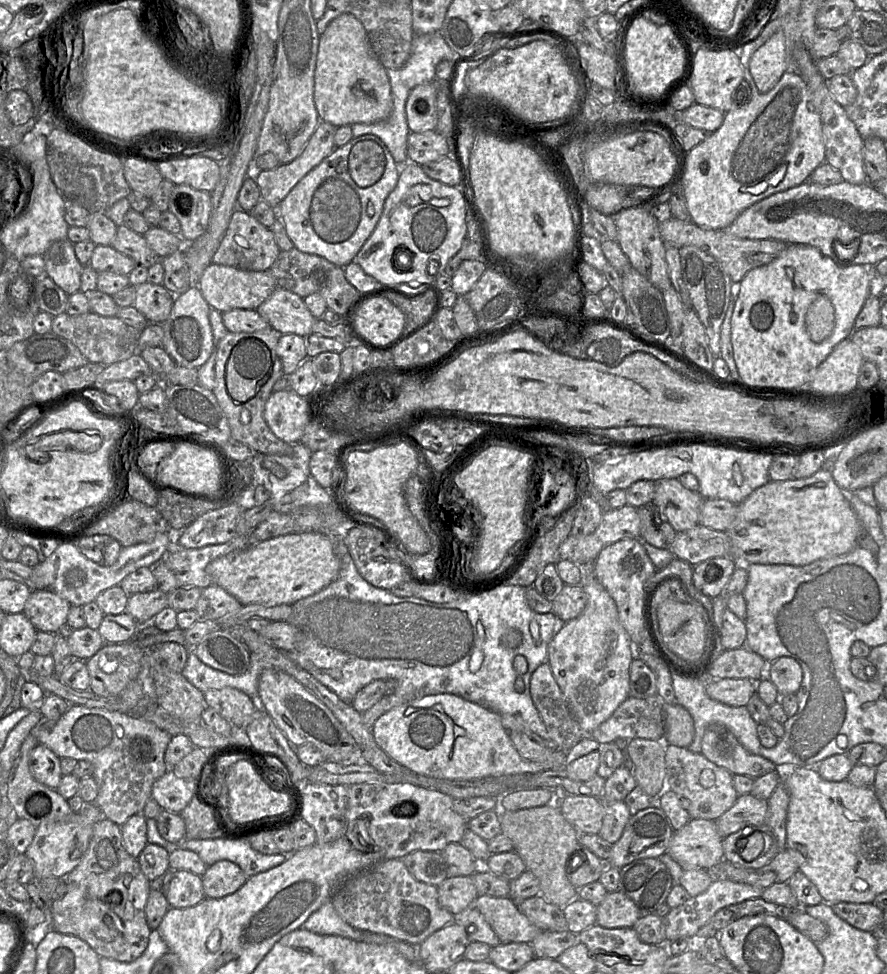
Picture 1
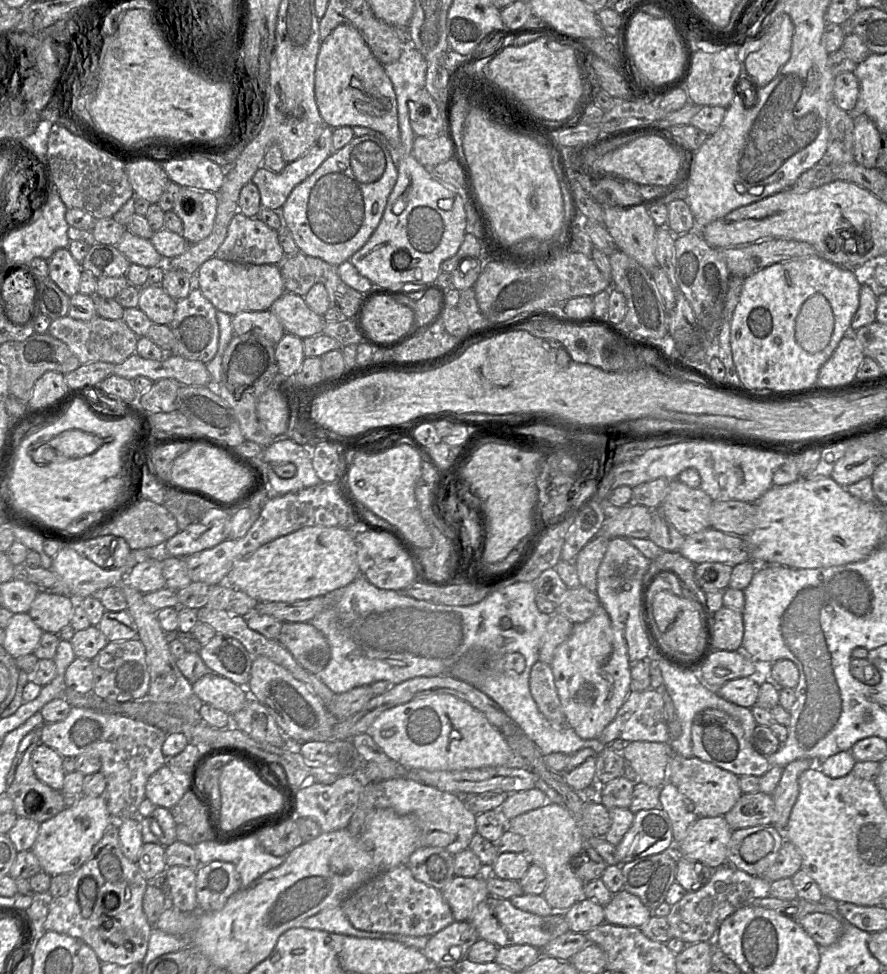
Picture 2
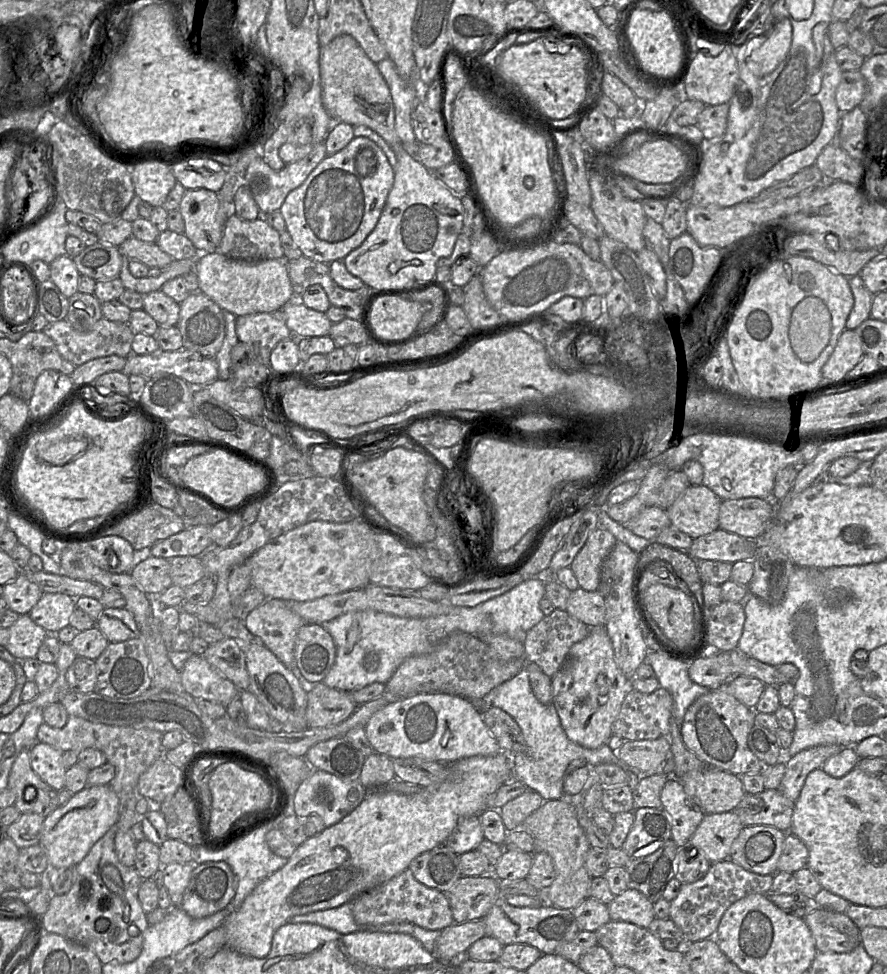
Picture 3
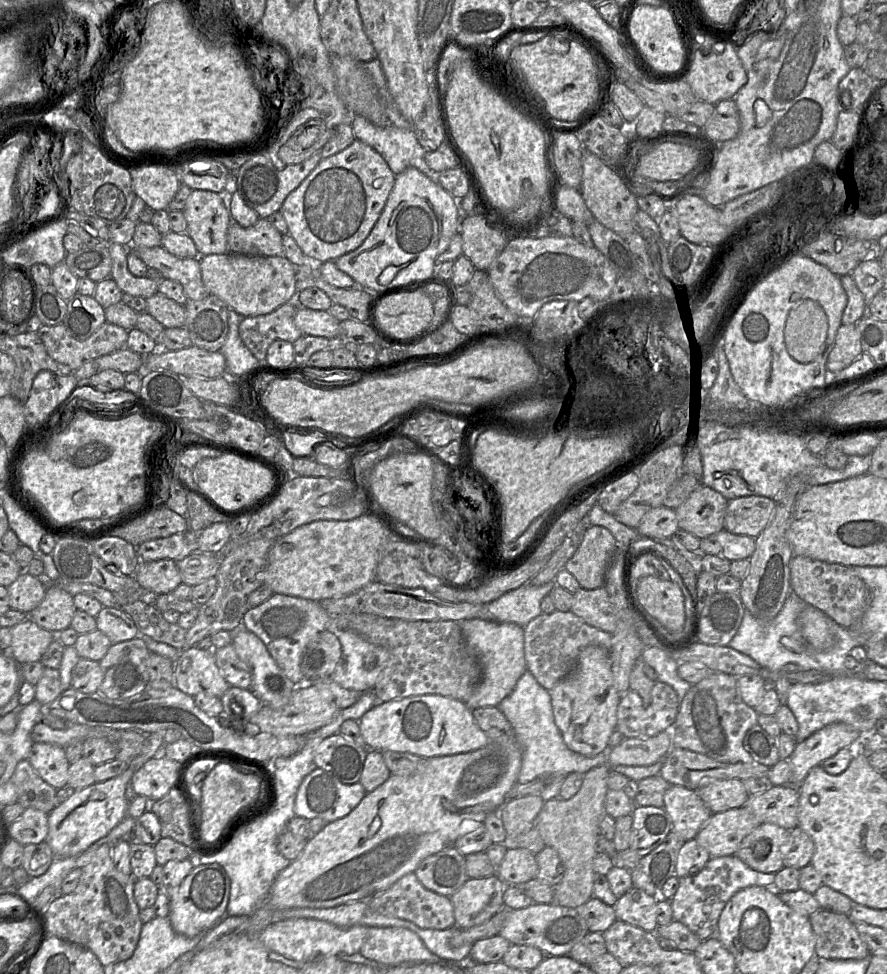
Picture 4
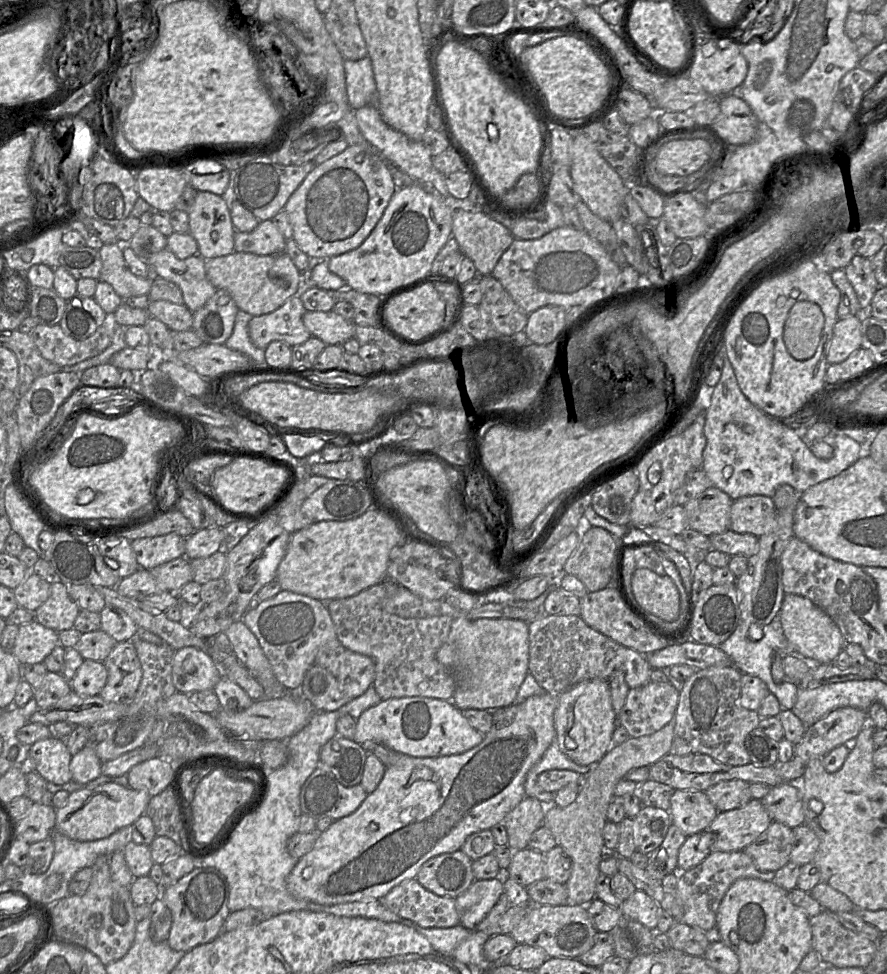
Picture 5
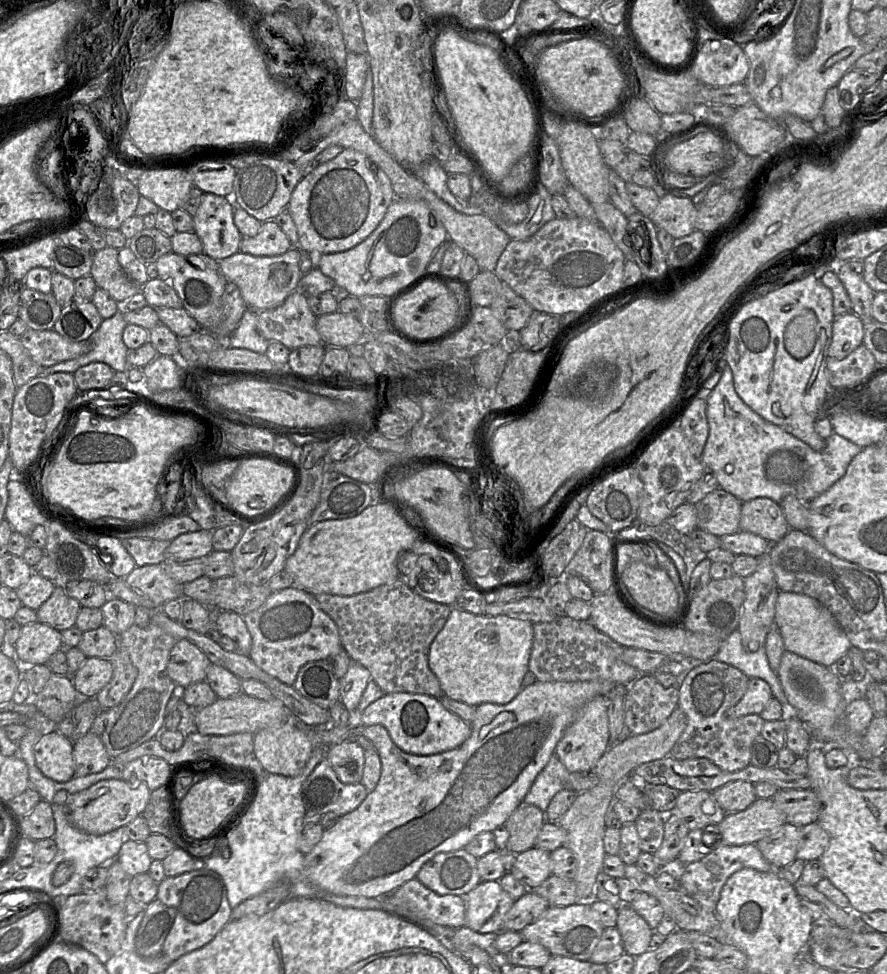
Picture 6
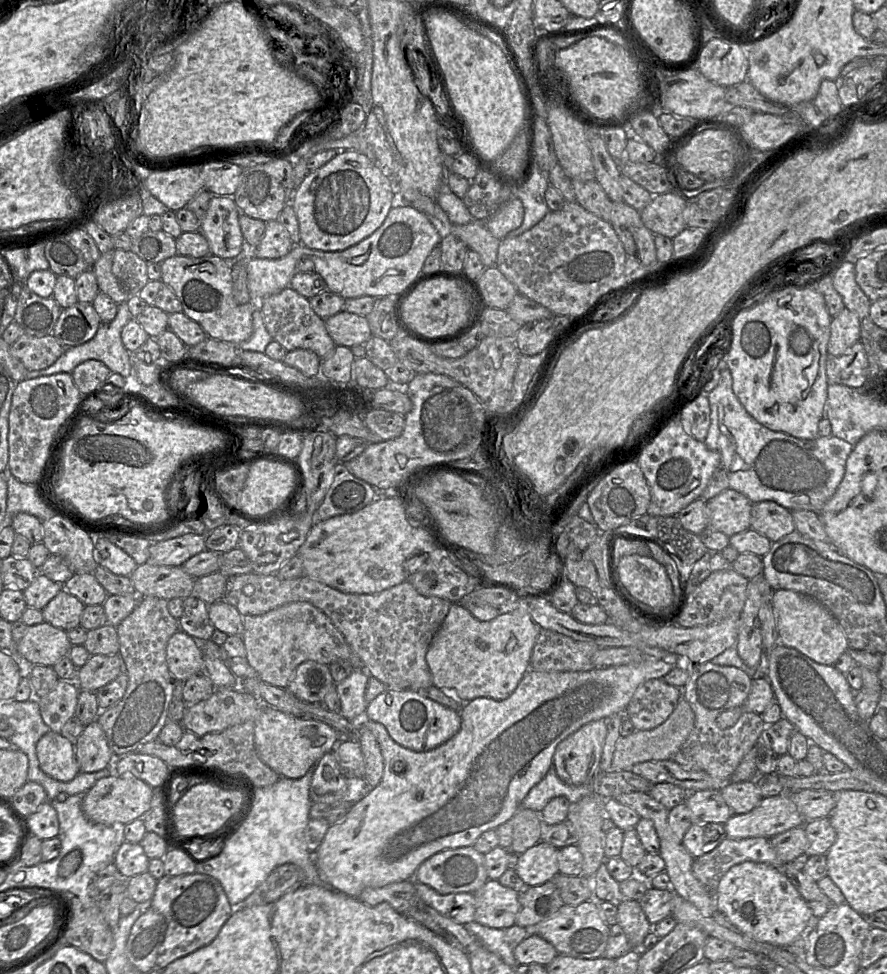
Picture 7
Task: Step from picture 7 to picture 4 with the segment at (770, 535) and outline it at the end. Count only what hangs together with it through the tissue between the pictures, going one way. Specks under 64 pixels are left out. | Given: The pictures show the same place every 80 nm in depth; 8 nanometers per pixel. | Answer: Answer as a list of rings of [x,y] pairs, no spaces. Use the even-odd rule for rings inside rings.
[[[757,495],[729,500],[724,529],[730,533],[757,538],[771,520],[775,505],[772,498]]]

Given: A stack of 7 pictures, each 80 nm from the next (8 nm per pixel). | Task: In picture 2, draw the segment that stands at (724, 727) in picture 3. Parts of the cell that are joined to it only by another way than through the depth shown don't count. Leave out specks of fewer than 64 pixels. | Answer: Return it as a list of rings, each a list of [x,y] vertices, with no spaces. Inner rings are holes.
[[[708,708],[698,713],[691,727],[693,756],[732,772],[737,776],[763,776],[771,767],[765,756],[760,754],[746,739],[739,722],[724,711]]]

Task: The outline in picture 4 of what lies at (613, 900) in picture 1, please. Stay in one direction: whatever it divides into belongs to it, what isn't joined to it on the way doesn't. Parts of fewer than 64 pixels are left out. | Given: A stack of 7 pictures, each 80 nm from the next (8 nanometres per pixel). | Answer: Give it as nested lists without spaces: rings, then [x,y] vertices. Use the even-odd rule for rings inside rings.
[[[633,886],[612,907],[618,920],[647,932],[655,932],[658,927],[657,902],[657,897]]]

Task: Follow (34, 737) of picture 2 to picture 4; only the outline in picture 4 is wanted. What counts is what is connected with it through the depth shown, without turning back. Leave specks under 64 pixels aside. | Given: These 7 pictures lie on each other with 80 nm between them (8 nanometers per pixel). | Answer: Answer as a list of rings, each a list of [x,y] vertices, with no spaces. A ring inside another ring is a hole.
[[[28,759],[21,760],[10,781],[17,787],[18,803],[49,814],[56,807],[57,789],[46,783],[32,768]]]

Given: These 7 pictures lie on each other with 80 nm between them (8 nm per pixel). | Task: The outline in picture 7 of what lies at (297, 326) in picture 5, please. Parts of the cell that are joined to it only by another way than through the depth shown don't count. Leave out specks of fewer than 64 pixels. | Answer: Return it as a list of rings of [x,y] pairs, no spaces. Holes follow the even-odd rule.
[[[290,286],[258,301],[258,307],[262,312],[268,333],[287,351],[299,348],[307,349],[324,359],[335,348],[336,344],[326,330],[324,319],[313,311],[309,299],[300,295]]]

